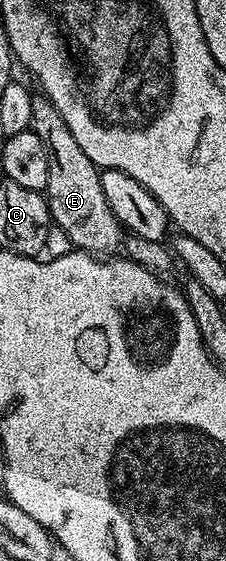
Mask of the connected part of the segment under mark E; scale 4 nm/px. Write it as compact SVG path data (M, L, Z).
M33 95L31 128L47 128L45 139L49 150L49 182L45 195L52 225L67 235L71 243L68 245L72 249L90 252L100 258L118 253L124 247L125 230L117 222L113 210L109 210L109 202L105 202L99 177L101 170L92 162L89 154L77 146L77 138L73 138L69 126L65 126L65 118L61 118L57 106L53 106L48 96Z

